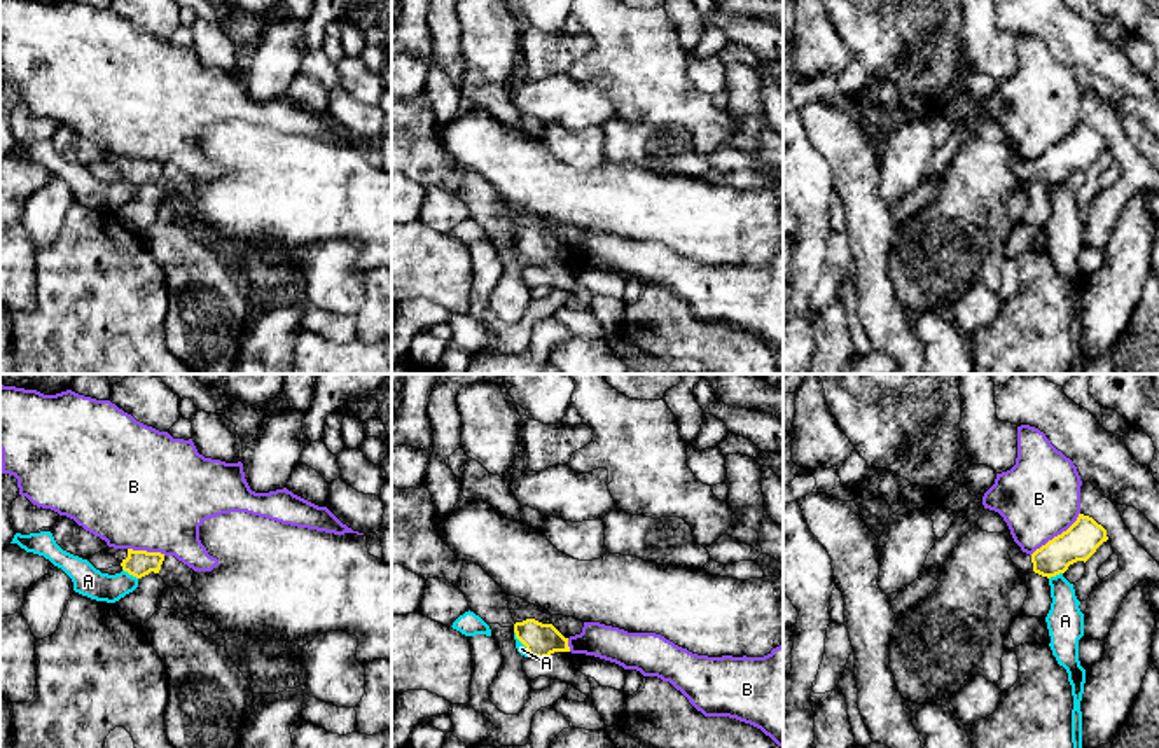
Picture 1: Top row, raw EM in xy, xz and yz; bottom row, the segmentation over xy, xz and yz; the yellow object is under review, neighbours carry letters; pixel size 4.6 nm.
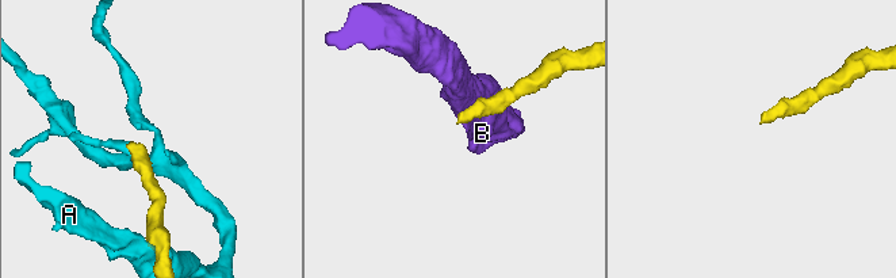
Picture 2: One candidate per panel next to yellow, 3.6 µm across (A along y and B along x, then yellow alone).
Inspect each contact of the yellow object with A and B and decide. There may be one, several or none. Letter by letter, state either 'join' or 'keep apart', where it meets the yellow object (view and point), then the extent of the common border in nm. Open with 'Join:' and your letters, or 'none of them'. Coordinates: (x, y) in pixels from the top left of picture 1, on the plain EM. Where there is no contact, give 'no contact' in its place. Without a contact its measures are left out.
Join: none of them
A: keep apart; contact xy (130, 182); length 90 nm
B: keep apart; contact yz (1058, 144); length 300 nm

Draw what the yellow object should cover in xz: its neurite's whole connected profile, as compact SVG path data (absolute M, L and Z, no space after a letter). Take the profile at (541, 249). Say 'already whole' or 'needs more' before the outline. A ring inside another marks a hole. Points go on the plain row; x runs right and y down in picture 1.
needs more; M507 204L507 210L516 231L516 246L526 255L530 266L544 267L554 260L570 260L568 246L551 232L552 224L545 217L516 204Z

